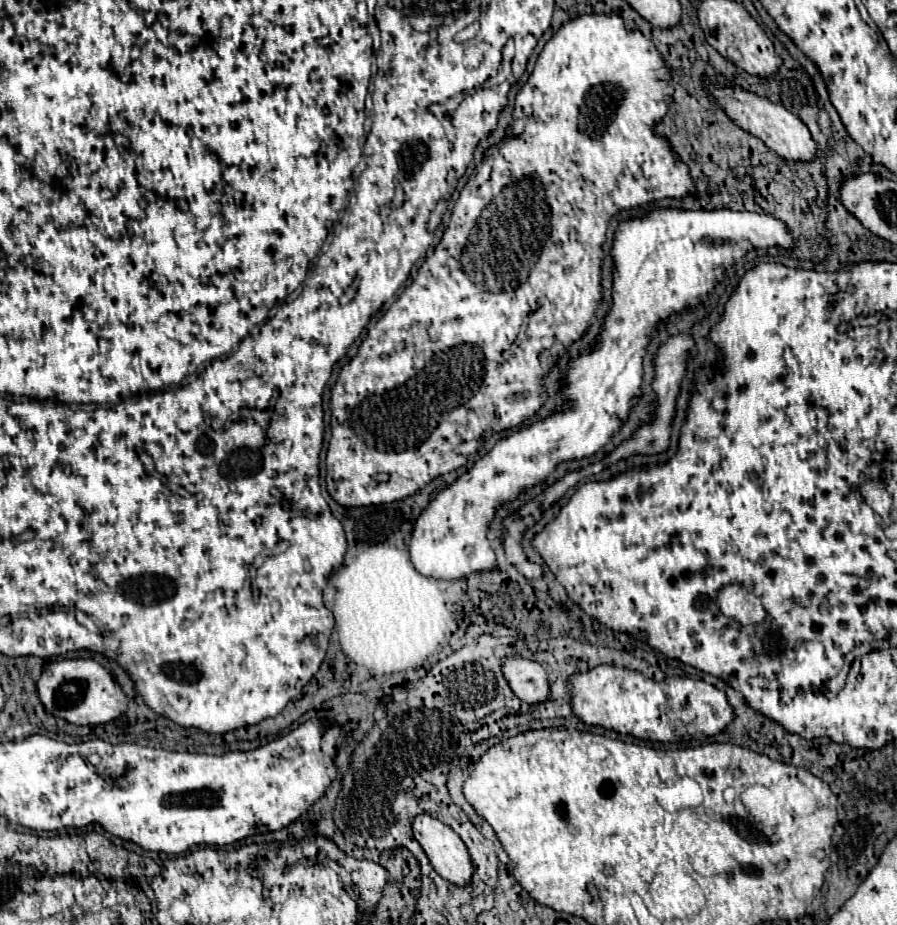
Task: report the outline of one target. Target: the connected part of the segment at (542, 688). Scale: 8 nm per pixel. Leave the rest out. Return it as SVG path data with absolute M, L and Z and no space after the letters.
M511 657L503 665L503 675L509 681L513 693L521 701L529 705L539 705L549 701L551 691L549 691L547 671L539 663L521 657Z

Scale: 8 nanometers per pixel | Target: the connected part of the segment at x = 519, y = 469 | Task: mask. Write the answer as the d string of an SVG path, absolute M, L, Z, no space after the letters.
M655 209L639 219L629 219L619 225L613 245L613 261L615 261L615 281L613 281L613 311L609 313L603 333L601 345L587 355L581 355L569 363L567 369L567 387L563 389L563 397L571 401L563 407L563 411L537 421L529 427L515 431L513 435L495 443L495 447L477 461L469 473L459 477L453 485L435 495L429 507L415 521L415 529L409 543L411 563L413 567L427 577L435 579L463 579L471 573L495 571L495 549L491 547L487 533L489 525L495 519L495 513L503 503L515 501L523 491L541 485L547 477L553 475L555 467L561 461L575 461L583 457L591 457L601 451L609 439L621 429L627 421L629 411L633 409L633 399L643 395L643 357L651 339L659 331L659 323L667 321L673 315L685 313L701 303L707 303L715 285L723 279L725 269L741 261L751 249L769 249L781 247L791 249L795 245L791 229L777 217L765 213L749 213L749 211L679 211L679 209Z

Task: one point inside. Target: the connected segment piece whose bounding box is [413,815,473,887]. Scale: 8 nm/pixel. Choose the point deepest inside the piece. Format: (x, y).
(449, 856)

